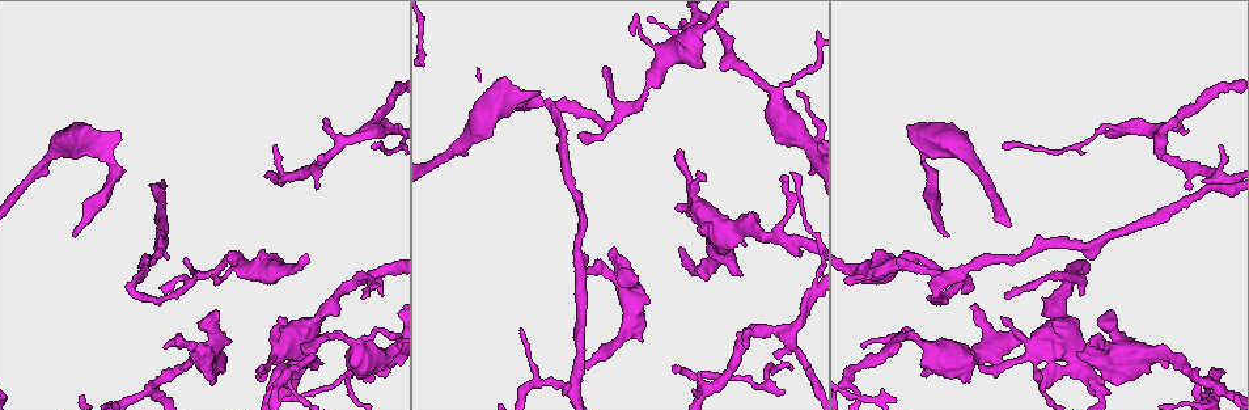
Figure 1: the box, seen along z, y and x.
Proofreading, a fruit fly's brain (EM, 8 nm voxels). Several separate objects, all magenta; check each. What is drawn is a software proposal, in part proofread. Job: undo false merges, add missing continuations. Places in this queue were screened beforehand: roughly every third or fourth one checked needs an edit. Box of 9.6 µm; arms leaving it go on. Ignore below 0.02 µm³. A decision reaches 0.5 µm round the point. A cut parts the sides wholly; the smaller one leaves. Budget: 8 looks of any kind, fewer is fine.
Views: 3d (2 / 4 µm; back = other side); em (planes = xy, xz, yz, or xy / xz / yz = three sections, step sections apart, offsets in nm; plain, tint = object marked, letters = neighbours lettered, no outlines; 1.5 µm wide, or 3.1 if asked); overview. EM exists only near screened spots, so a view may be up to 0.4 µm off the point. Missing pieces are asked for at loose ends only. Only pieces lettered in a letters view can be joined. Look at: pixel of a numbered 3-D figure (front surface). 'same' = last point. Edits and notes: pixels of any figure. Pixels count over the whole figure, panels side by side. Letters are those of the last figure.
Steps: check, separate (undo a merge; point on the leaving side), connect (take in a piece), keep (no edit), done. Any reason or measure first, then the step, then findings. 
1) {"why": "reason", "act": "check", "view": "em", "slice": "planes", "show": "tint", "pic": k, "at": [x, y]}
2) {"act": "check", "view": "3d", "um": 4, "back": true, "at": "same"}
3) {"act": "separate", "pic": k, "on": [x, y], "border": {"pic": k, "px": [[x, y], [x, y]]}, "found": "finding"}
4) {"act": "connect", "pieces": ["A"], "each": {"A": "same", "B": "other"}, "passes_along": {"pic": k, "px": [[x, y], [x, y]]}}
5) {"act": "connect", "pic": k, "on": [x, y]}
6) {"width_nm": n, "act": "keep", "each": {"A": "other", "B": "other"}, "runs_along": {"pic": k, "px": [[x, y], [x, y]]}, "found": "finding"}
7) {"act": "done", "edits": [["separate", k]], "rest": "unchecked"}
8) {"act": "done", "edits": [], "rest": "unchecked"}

{"why": "an open end", "act": "check", "view": "3d", "um": 4, "pic": 1, "at": [921, 374]}

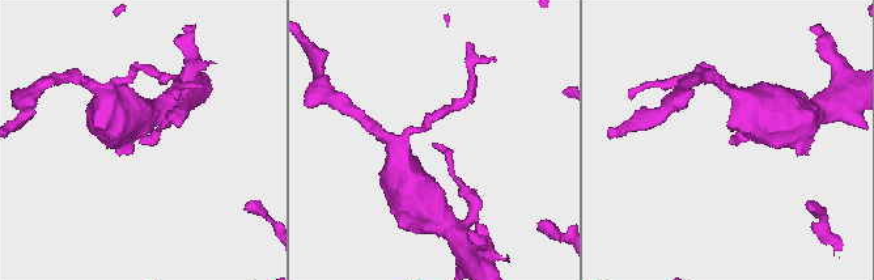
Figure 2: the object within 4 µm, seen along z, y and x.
{"why": "now the EM", "act": "check", "view": "em", "slice": "xy", "step": 4, "show": "tint", "pic": 2, "at": [436, 143]}

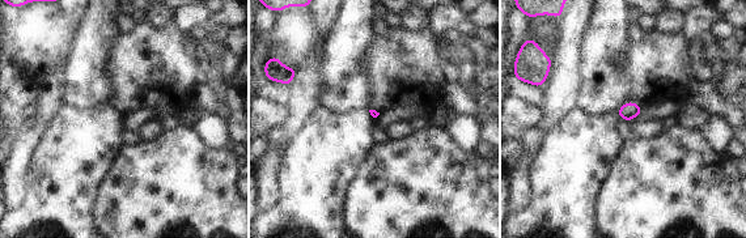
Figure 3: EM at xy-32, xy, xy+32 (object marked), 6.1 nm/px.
{"act": "check", "view": "em", "slice": "planes", "show": "letters", "at": "same"}

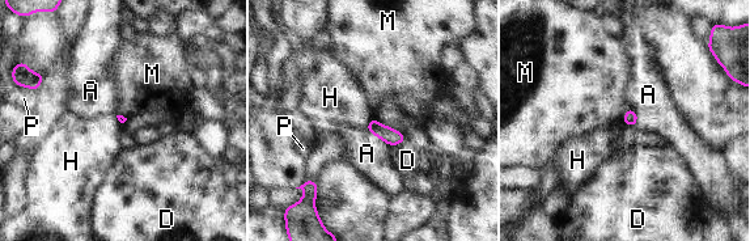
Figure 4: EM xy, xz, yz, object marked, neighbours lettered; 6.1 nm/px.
{"act": "keep", "each": {"A": "other", "D": "other", "H": "other", "M": "other", "P": "other"}, "border": {"pic": 4, "px": [[371, 118], [365, 127]]}, "found": "no lettered piece goes on from it"}

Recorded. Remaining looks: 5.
{"why": "thin end", "act": "check", "view": "em", "slice": "planes", "show": "plain", "pic": 1, "at": [362, 298]}

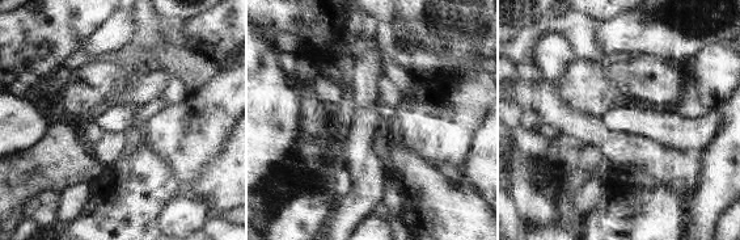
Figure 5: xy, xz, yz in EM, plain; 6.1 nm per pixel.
{"act": "check", "view": "em", "slice": "planes", "show": "letters", "at": "same"}

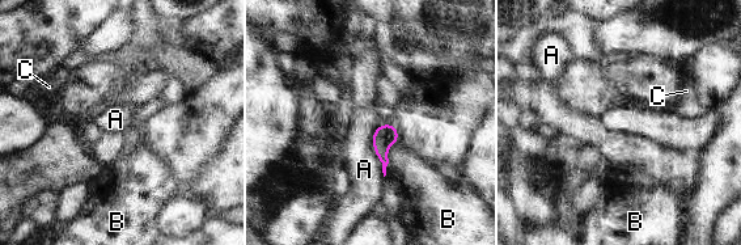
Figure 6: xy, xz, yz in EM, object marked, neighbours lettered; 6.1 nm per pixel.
{"act": "keep", "each": {"A": "other", "B": "other", "C": "other"}, "border": {"pic": 6, "px": [[397, 142], [388, 151], [384, 177]]}, "found": "none of them fits"}

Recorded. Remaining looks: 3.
{"act": "check", "view": "3d", "um": 2, "pic": 1, "at": [782, 328]}

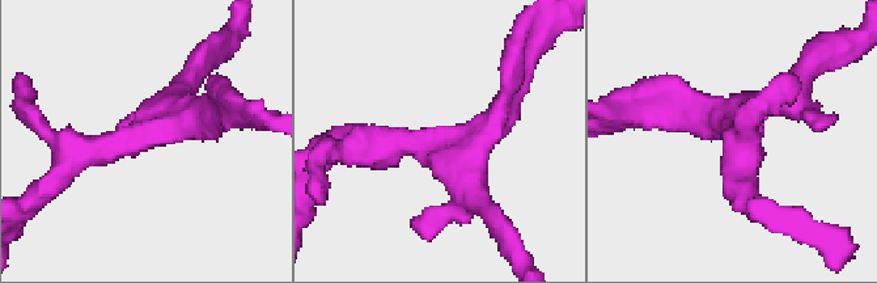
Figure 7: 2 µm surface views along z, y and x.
{"act": "check", "view": "em", "slice": "yz", "step": 8, "show": "letters", "pic": 7, "at": [142, 138]}

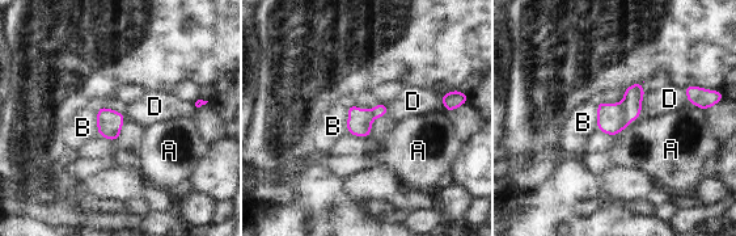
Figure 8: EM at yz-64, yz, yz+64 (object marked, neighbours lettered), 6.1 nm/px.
{"act": "separate", "pic": 8, "on": [631, 102], "each": {"A": "other", "B": "other", "D": "other"}, "found": "two cells meet here"}

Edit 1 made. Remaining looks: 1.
{"act": "done", "edits": [["separate", 8]], "rest": "unchecked"}

